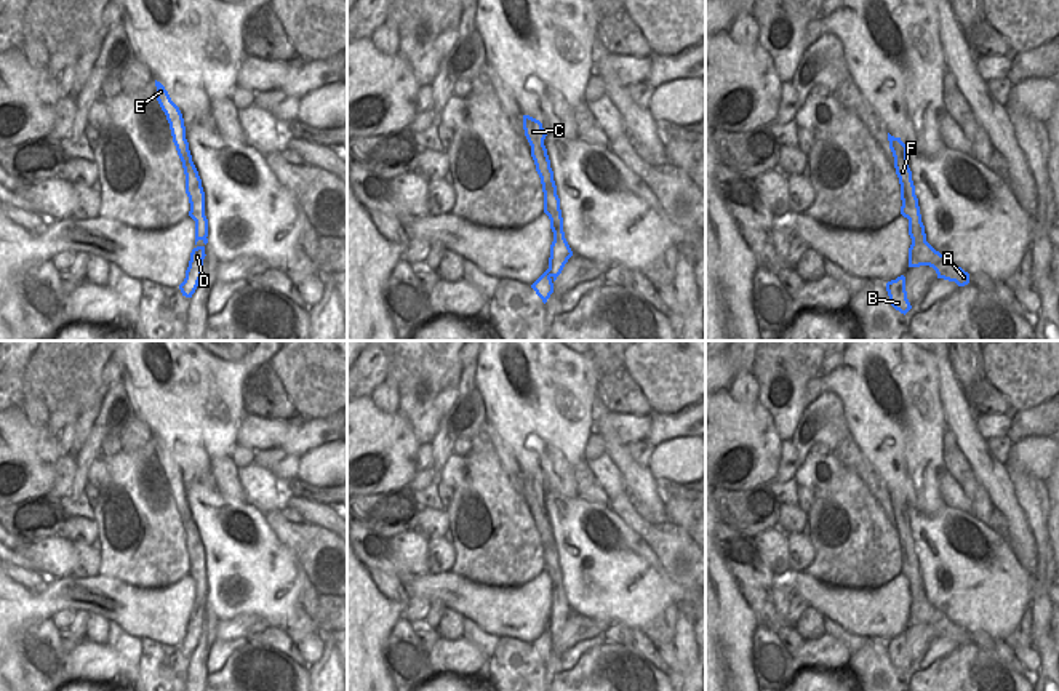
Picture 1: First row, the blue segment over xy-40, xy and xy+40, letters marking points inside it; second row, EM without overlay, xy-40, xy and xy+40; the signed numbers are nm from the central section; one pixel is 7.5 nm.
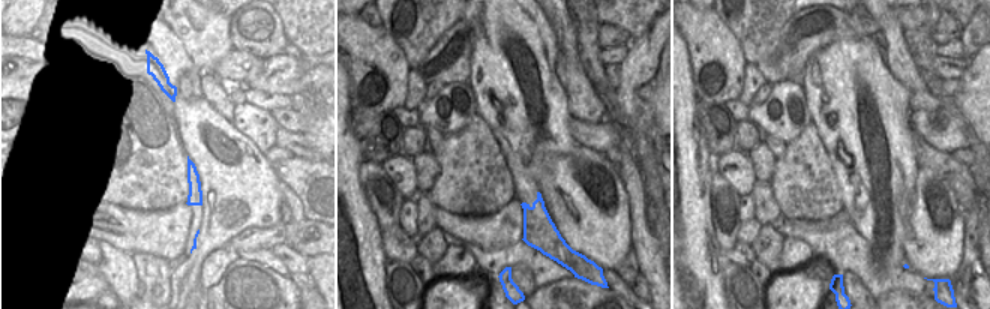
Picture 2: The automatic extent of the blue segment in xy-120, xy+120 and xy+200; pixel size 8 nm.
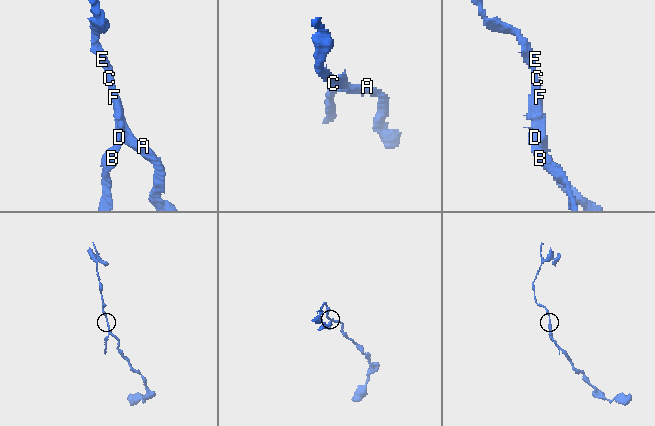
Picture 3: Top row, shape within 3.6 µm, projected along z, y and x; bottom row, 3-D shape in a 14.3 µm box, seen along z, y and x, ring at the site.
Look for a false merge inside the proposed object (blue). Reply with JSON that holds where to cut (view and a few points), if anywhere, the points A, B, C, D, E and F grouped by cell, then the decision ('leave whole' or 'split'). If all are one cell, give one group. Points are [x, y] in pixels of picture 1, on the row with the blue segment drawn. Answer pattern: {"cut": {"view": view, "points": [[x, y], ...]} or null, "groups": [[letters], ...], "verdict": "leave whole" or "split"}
{"cut": {"view": "xy+40", "points": [[920, 215], [909, 221]]}, "groups": [["A"], ["B", "C", "D", "E", "F"]], "verdict": "split"}

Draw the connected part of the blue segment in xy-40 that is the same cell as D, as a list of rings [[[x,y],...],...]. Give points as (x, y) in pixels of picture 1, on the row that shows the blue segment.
[[[197,246],[197,248],[192,250],[189,267],[186,270],[186,278],[179,285],[182,296],[192,298],[192,294],[195,293],[198,282],[202,278],[202,274],[203,274],[205,256],[206,256],[205,246]]]

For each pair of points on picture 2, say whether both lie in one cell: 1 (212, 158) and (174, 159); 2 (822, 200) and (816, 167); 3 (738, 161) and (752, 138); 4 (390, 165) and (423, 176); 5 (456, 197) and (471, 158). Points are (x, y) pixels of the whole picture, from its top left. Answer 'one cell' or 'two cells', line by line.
1: two cells
2: one cell
3: two cells
4: two cells
5: one cell

